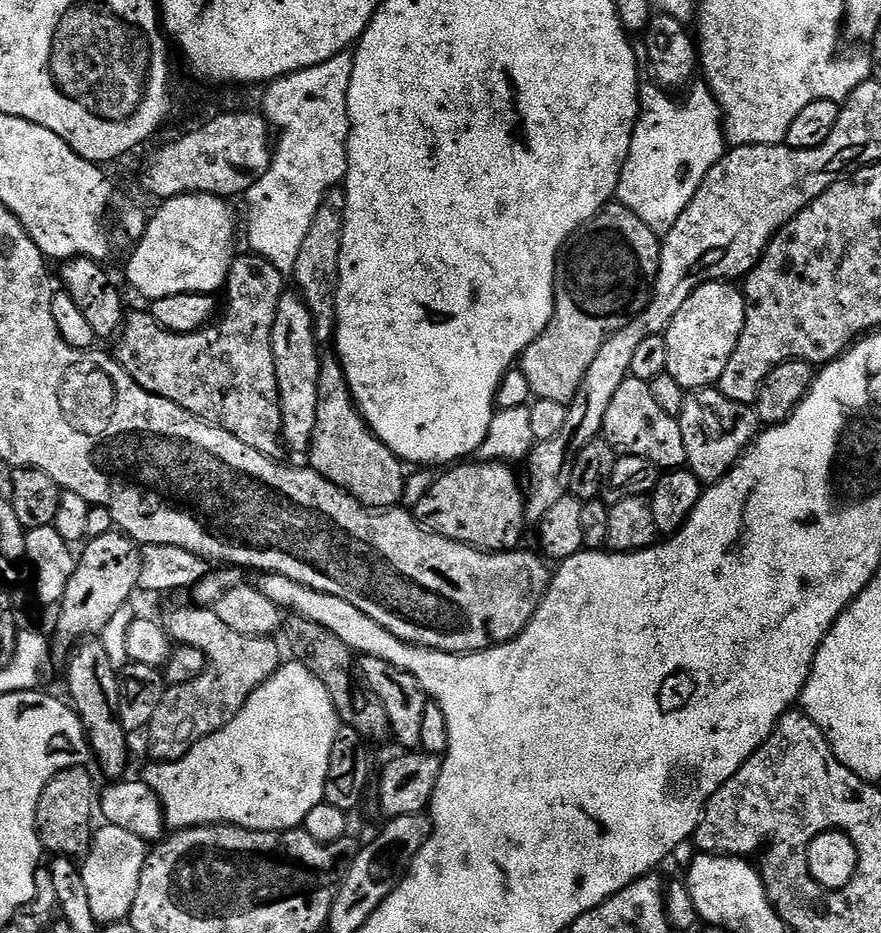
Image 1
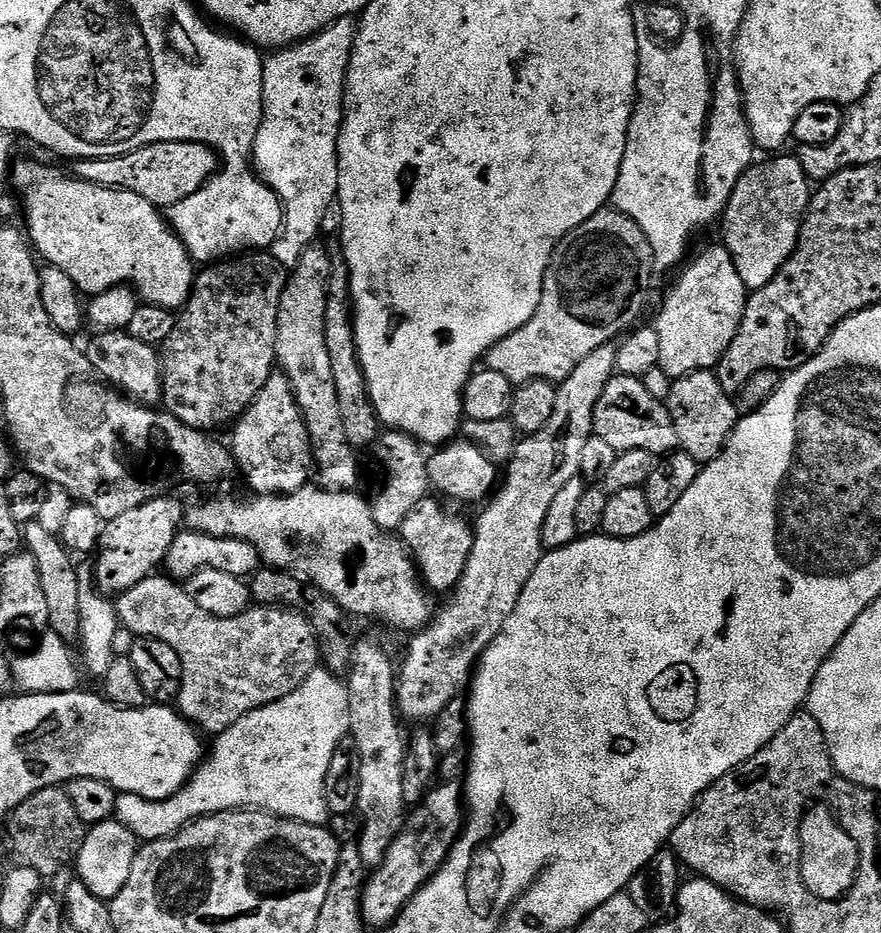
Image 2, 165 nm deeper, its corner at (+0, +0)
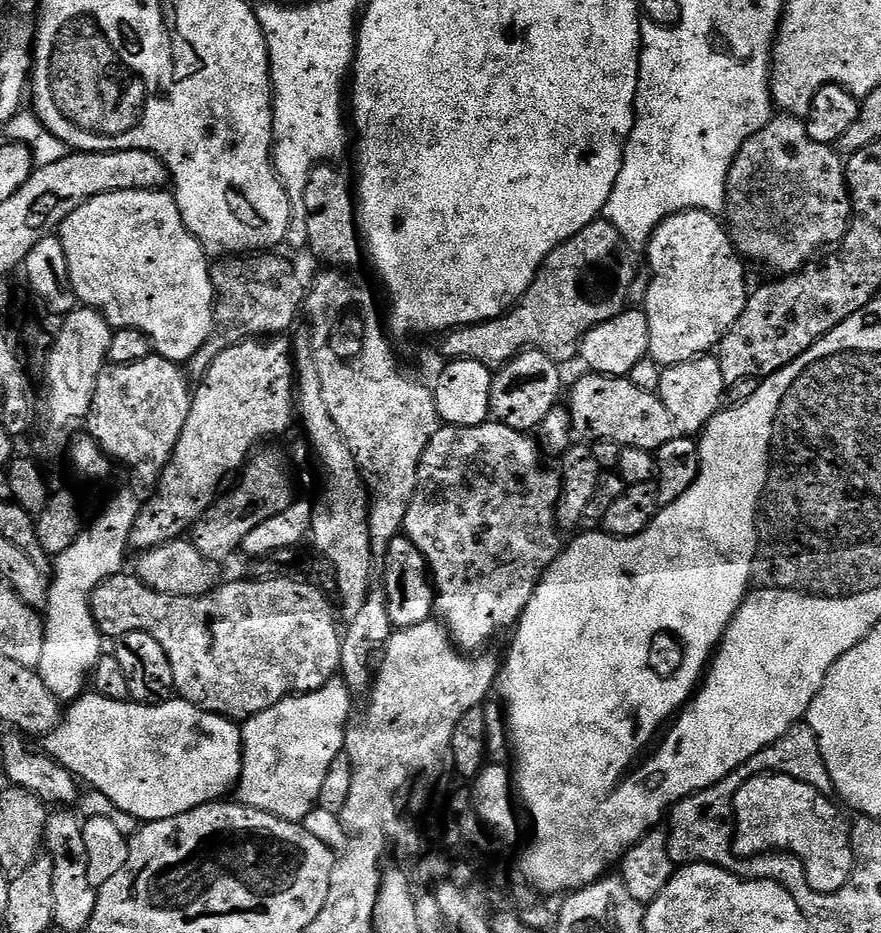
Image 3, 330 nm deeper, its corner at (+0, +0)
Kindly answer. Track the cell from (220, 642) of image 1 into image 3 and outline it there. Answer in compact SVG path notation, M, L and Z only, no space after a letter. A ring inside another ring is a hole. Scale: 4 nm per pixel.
M134 574L111 576L92 592L92 617L96 625L100 627L100 635L105 638L111 638L111 636L119 638L128 632L145 632L150 634L150 638L158 638L162 650L166 650L166 654L170 658L170 668L174 670L174 682L176 683L175 695L179 699L190 702L207 712L225 716L228 720L243 722L249 720L251 716L262 714L262 710L270 710L270 706L282 702L287 696L295 696L301 692L313 692L326 686L326 682L337 679L340 670L340 642L342 639L341 629L339 627L336 629L337 613L334 611L333 601L332 604L328 601L331 599L317 584L304 578L299 578L300 580L284 580L285 578L247 579L236 580L233 584L221 583L205 596L171 596L146 586Z

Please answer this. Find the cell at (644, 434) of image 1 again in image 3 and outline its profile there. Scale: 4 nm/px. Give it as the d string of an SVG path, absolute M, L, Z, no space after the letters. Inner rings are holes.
M584 374L572 388L572 401L566 407L572 418L572 434L577 441L609 440L621 448L641 448L655 453L677 435L666 406L655 392L638 390L627 378Z

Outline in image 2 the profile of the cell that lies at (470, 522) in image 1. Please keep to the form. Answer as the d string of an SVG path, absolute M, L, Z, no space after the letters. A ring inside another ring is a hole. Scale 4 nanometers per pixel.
M426 498L406 514L406 518L400 523L398 535L404 541L412 559L418 565L419 575L423 583L433 593L451 593L456 583L462 578L462 574L468 565L470 550L474 546L474 528L471 523L459 520L452 512L447 512L439 499Z

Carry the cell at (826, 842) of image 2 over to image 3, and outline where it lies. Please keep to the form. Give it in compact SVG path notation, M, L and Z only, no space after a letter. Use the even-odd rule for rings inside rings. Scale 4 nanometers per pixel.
M760 773L748 779L735 792L732 799L732 827L730 852L735 859L752 859L771 852L787 852L793 855L804 868L804 877L816 893L836 893L848 884L853 870L851 837L843 828L837 808L825 793L798 779L780 773Z

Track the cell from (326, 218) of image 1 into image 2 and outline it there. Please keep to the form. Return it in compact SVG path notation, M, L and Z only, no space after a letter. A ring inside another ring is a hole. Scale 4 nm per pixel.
M311 244L306 254L298 258L298 266L291 268L282 290L282 302L278 310L276 362L279 371L290 382L294 398L302 410L302 418L312 443L314 472L318 480L320 476L319 483L333 492L347 492L357 487L360 464L356 461L357 449L346 438L346 426L342 426L338 390L334 386L330 354L326 351L326 298L334 257L322 244Z

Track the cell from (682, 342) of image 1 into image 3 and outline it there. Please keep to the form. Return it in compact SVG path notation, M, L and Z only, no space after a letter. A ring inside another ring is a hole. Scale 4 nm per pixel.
M702 210L675 212L673 216L667 216L652 232L646 249L647 256L648 268L653 272L642 305L650 330L648 356L661 369L666 369L709 355L730 330L730 326L734 326L750 295L750 287L744 281L745 261L732 245L732 237L728 235L721 217Z

